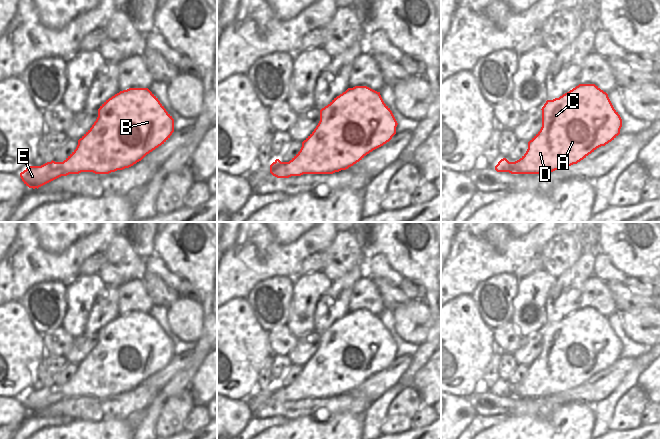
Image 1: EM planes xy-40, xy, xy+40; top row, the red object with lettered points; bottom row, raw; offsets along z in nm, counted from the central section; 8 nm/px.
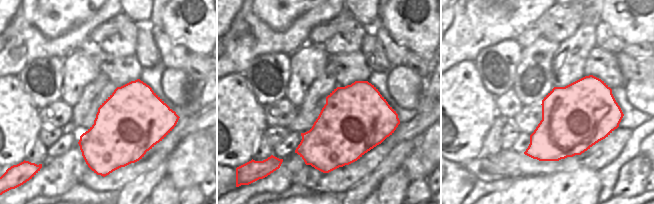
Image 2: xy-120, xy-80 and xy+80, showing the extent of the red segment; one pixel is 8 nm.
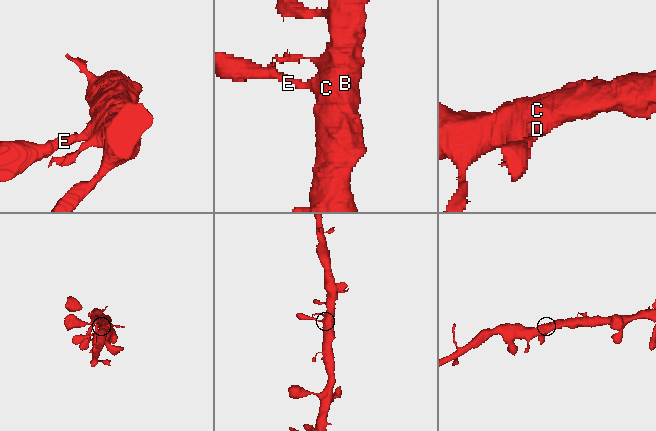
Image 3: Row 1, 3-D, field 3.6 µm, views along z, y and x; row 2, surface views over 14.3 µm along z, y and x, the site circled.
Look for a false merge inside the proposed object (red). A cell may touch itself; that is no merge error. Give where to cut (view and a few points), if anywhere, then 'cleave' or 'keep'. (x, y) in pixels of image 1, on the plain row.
no cut | keep

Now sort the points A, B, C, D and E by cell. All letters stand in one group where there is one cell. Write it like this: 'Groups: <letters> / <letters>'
Groups: A B C D E

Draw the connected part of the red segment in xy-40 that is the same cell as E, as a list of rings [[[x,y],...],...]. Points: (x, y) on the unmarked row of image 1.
[[[129,312],[106,324],[92,351],[78,364],[76,373],[63,386],[29,390],[20,397],[29,412],[39,412],[61,400],[93,396],[109,398],[129,392],[164,368],[174,356],[174,343],[148,312]]]

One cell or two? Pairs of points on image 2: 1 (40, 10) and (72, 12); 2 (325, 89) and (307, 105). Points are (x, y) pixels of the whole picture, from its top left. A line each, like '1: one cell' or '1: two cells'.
1: one cell
2: one cell

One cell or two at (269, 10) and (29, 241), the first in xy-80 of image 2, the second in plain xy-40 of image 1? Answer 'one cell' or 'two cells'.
two cells

